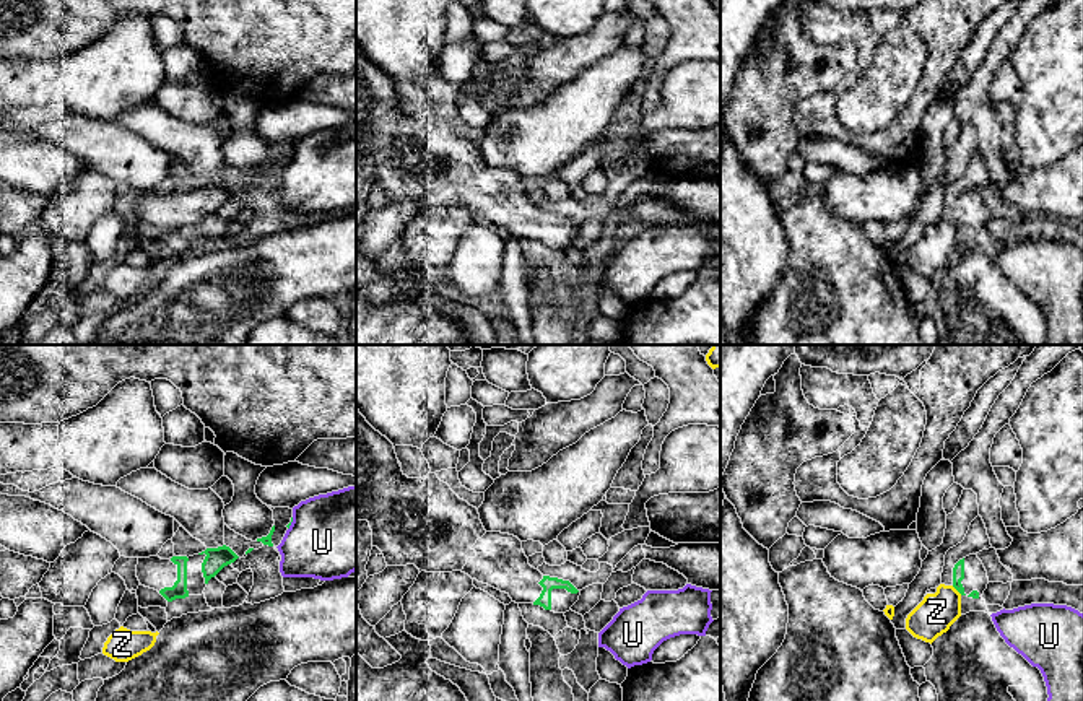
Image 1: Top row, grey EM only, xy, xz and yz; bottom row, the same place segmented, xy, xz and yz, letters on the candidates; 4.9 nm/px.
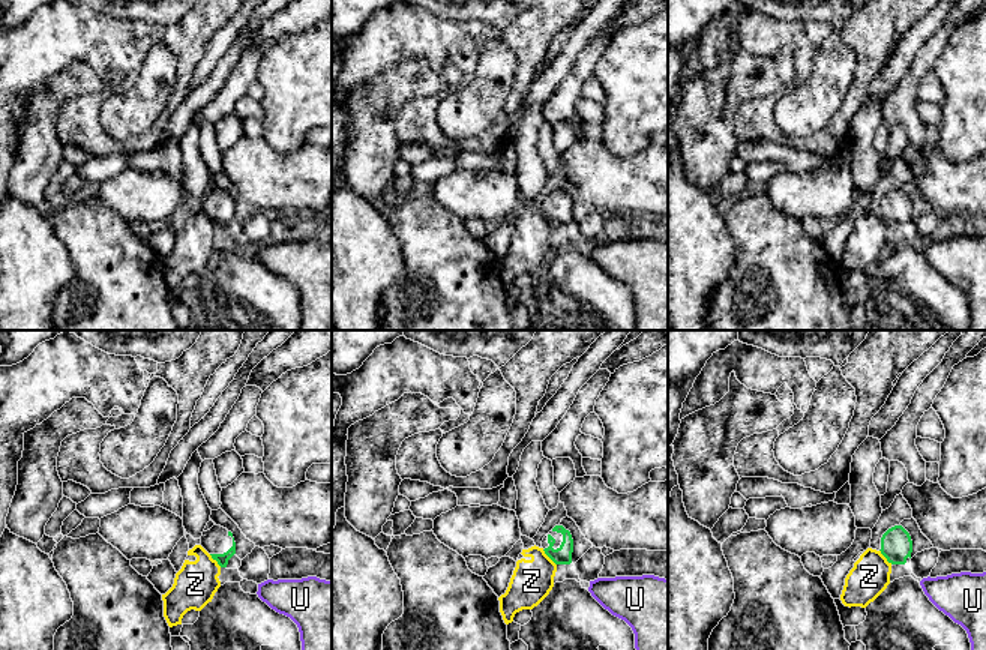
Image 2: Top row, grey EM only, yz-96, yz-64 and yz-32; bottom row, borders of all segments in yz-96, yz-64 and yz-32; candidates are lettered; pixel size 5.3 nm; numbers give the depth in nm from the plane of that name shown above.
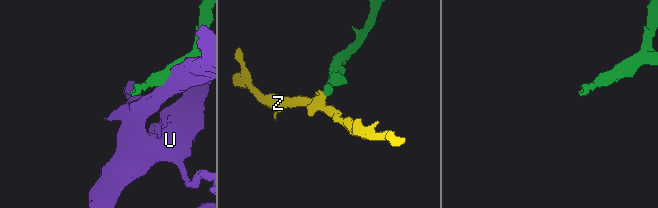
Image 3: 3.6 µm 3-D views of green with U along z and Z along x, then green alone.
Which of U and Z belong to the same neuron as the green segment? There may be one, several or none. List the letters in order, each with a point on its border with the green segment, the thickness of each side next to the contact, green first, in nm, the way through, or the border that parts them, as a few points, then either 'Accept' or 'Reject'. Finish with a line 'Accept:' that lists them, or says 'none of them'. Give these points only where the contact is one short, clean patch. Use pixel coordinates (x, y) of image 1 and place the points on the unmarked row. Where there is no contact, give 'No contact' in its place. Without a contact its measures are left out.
U: Touches green at xy (290, 160). Thickness 20 nm (green) against 420 nm. Reject
Z: Touches green at yz (956, 225). Thickness 60 nm (green) against 190 nm. Boundary: yz (952, 222), (961, 230). Reject
Accept: none of them

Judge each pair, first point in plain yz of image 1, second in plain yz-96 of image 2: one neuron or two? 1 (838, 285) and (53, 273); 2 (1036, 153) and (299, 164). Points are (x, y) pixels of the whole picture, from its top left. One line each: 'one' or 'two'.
1: two
2: two

